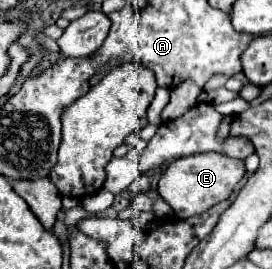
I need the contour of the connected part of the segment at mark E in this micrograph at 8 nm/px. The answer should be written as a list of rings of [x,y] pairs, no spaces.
[[[220,153],[190,155],[188,159],[172,161],[168,169],[162,171],[158,181],[158,193],[172,207],[176,217],[186,219],[192,215],[200,215],[208,211],[212,205],[228,199],[244,175],[246,175],[244,161],[232,159],[228,155],[220,155]]]

